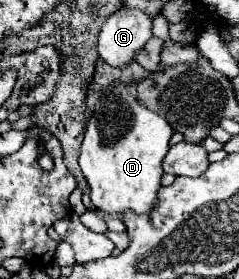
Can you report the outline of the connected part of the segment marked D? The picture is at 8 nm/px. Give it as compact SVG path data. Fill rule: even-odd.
M114 85L102 97L90 95L88 107L92 109L86 135L80 149L80 169L88 181L90 197L96 209L124 217L126 211L138 215L152 213L162 187L162 159L166 157L172 129L166 119L154 111L142 109L136 99L134 85Z

